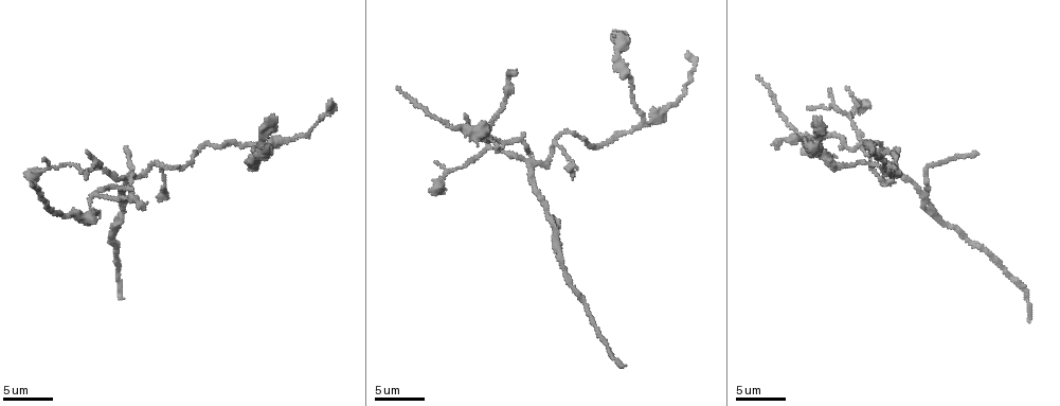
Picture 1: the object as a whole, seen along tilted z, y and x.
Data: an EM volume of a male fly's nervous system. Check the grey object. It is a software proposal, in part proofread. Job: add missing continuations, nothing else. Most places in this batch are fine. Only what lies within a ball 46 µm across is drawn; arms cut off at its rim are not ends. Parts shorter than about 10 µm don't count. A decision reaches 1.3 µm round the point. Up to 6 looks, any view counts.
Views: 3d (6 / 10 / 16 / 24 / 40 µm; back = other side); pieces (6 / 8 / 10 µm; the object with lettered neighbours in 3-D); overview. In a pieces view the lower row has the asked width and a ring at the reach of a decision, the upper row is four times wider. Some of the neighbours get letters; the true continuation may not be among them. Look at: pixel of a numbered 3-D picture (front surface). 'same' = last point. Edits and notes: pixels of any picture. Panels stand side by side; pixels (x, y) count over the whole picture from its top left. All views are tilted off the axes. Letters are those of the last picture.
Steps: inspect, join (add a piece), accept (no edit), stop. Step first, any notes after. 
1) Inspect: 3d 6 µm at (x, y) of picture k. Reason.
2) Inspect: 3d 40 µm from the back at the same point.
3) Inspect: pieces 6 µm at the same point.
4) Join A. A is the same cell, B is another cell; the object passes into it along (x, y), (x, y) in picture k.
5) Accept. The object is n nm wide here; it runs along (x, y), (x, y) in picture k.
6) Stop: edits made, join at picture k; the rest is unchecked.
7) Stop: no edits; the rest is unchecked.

Inspect: pieces 8 µm at (124, 148) of picture 1. An open end.

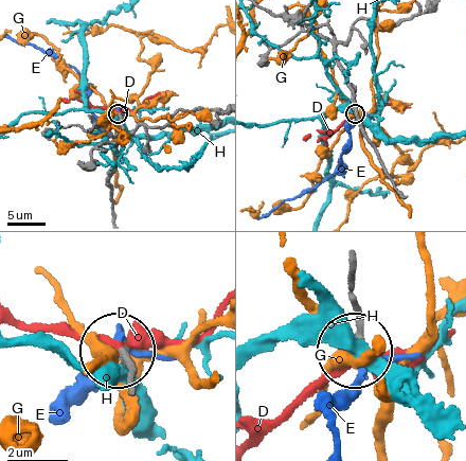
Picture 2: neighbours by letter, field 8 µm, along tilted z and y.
Join D. D is the same cell, E, G and H are other cells; the object passes into it along (132, 390), (119, 350), (24, 323) in picture 2; it goes on there.

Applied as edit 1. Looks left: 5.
Inspect: pieces 8 µm at (573, 178) of picture 1.

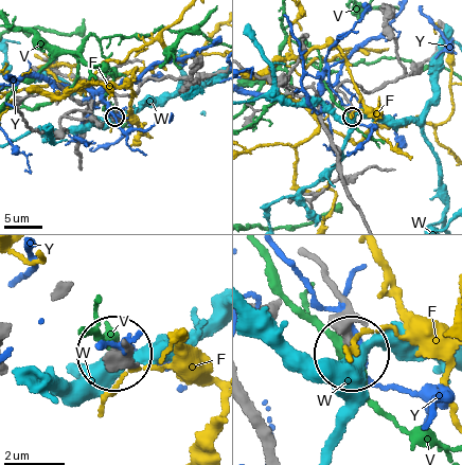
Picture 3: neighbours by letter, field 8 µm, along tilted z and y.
Accept. F, V, W and Y are other cells; none of them fits.

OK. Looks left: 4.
Inspect: pieces 8 µm at (778, 144) of picture 1. An open end.

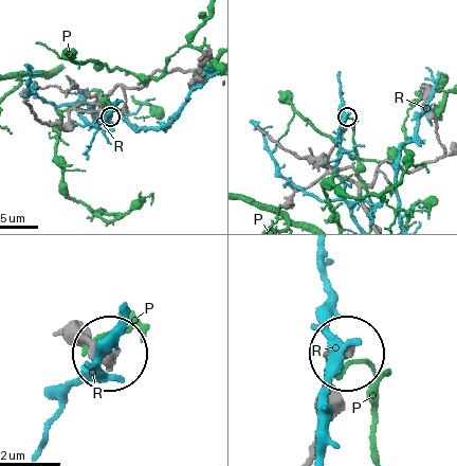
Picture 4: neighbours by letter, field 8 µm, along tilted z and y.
Accept. P and R are other cells; none of them fits.

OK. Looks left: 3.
Stop: edits made, join at picture 2; the rest is unchecked.

